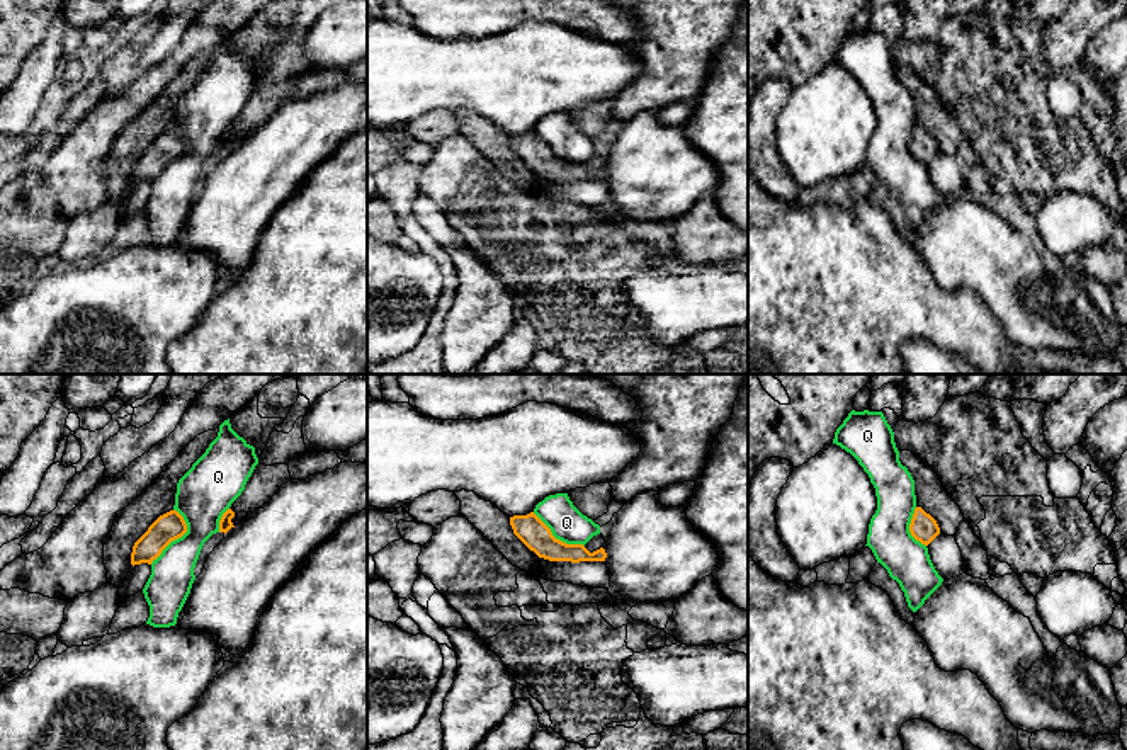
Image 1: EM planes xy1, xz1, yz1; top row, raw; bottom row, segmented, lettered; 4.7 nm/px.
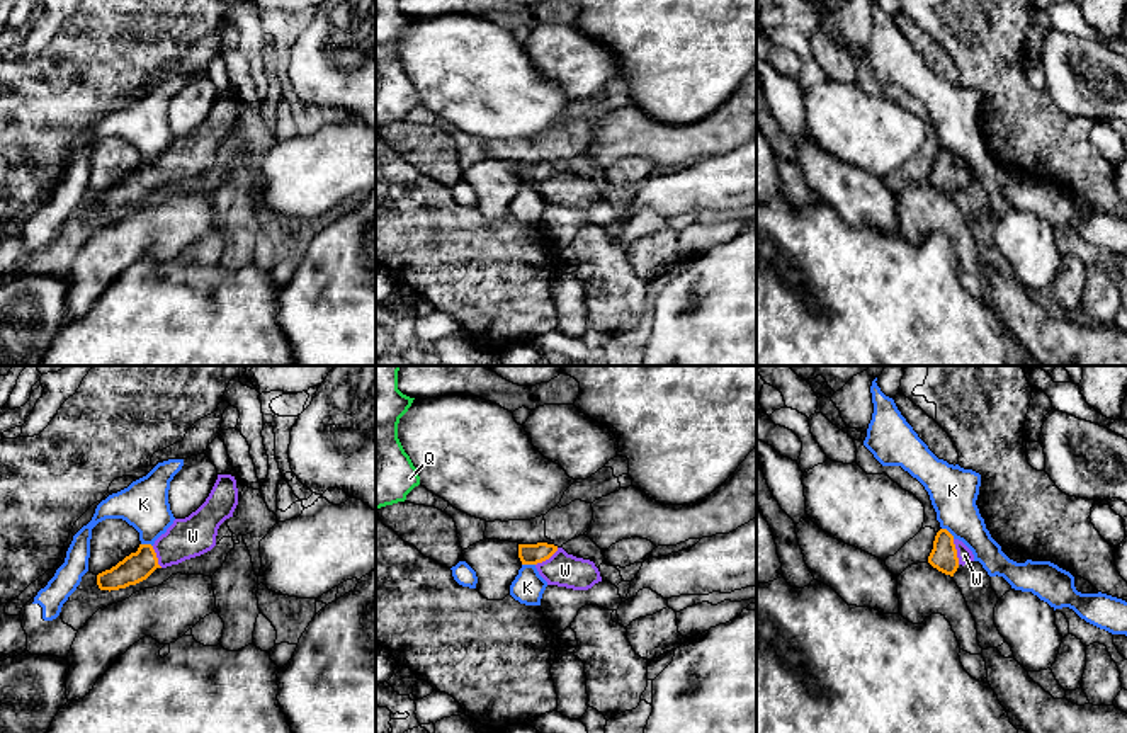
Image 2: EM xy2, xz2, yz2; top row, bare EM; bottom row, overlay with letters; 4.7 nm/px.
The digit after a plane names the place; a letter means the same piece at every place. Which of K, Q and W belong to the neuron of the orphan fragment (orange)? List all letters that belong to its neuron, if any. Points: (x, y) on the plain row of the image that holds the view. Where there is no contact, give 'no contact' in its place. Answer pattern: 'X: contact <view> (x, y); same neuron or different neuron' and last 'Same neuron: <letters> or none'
K: contact yz2 (949, 152); different neuron
Q: contact xy1 (179, 155); different neuron
W: contact yz2 (956, 170); same neuron
Same neuron: W

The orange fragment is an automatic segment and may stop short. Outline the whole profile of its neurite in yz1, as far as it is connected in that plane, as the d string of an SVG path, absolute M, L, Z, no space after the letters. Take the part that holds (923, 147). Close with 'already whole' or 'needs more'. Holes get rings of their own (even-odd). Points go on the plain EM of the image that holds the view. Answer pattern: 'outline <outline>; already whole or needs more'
outline M916 126L909 143L909 151L916 160L928 165L940 153L940 146L930 133L921 126Z; already whole

